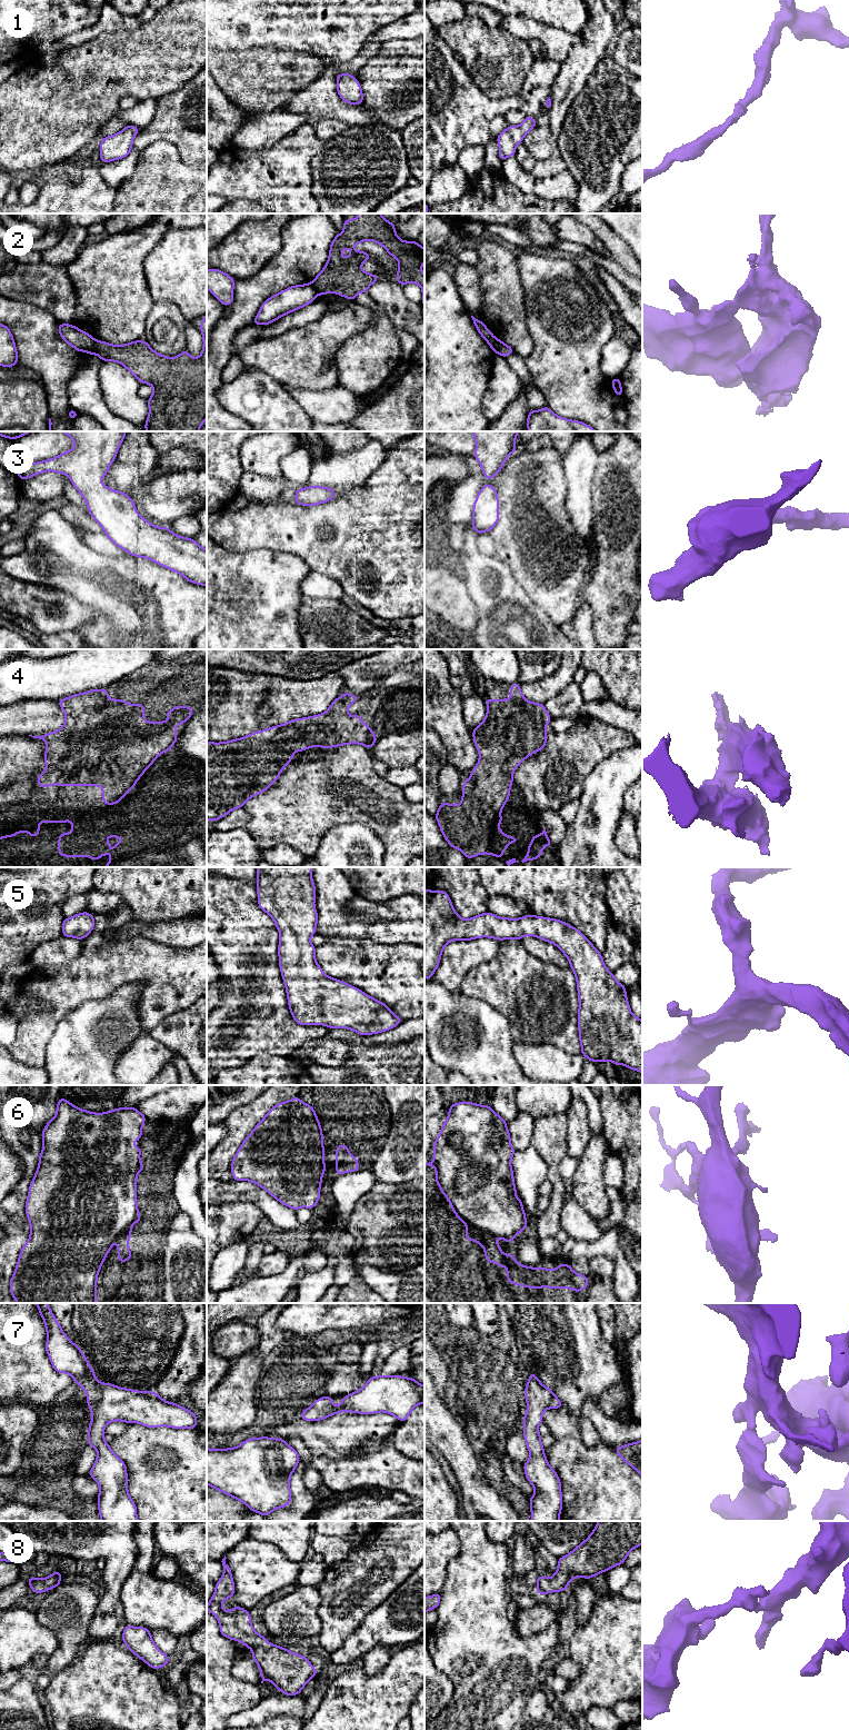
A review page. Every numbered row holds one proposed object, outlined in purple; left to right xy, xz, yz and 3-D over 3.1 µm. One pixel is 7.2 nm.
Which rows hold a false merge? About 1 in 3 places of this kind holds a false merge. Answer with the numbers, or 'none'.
2, 6

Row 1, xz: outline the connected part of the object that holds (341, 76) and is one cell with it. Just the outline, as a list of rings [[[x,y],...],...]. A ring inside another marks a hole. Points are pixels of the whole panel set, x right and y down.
[[[339,73],[337,80],[337,92],[343,101],[350,105],[363,102],[361,86],[354,77],[350,73]]]

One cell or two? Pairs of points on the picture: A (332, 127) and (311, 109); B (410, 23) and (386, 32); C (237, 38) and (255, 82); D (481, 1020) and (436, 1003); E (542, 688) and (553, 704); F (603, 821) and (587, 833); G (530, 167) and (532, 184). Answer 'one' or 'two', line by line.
A: two
B: one
C: two
D: one
E: two
F: one
G: two

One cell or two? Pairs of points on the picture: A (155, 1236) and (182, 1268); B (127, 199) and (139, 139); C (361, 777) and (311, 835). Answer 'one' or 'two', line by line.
A: two
B: two
C: one

